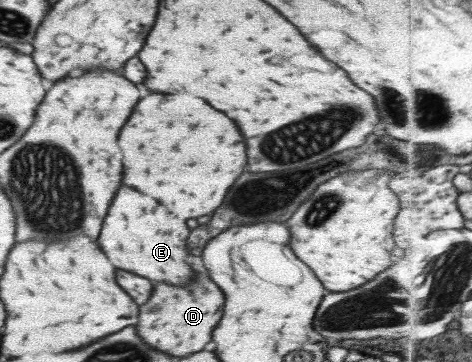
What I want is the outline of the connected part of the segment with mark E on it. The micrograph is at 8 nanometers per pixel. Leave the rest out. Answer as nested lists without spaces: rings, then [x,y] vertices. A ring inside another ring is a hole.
[[[122,184],[120,192],[114,194],[114,200],[110,202],[110,210],[104,216],[106,230],[100,230],[98,246],[120,270],[144,276],[154,282],[168,282],[175,287],[189,283],[195,272],[184,262],[184,256],[188,256],[184,246],[188,228],[182,220],[170,216],[162,208],[148,208],[148,204],[146,208],[138,208],[138,202],[144,202],[144,198],[134,188]]]

